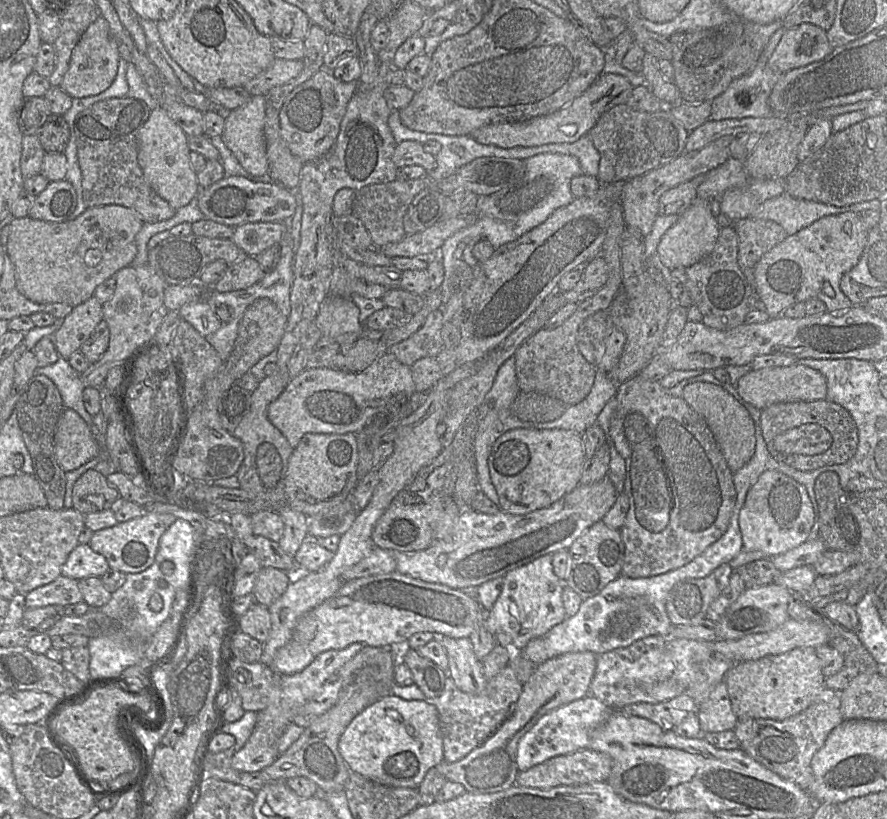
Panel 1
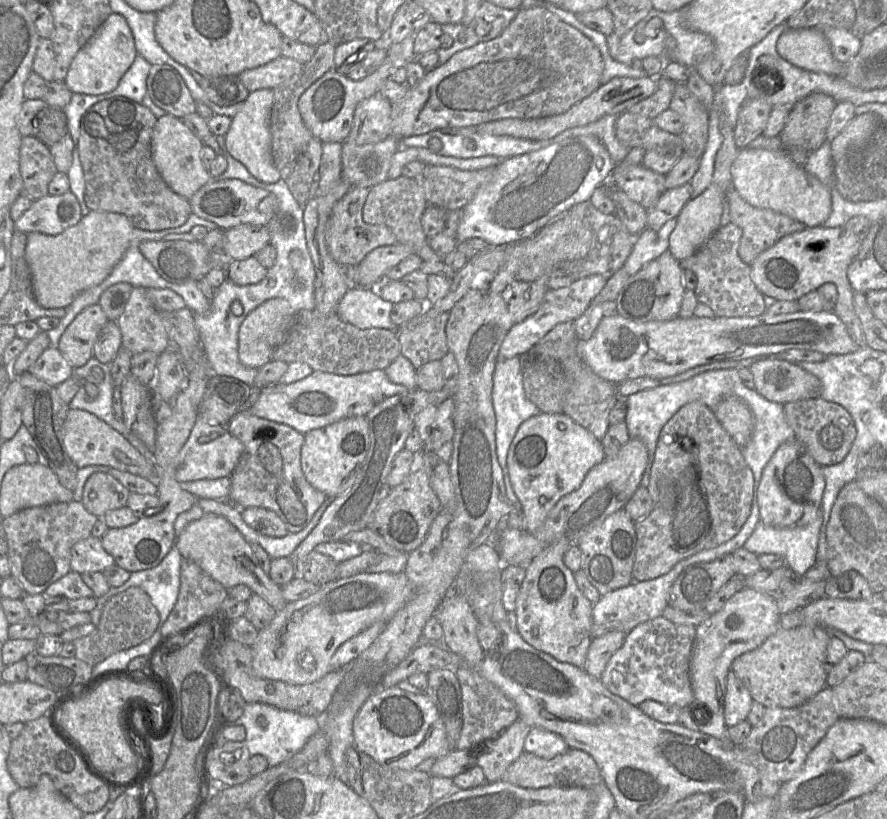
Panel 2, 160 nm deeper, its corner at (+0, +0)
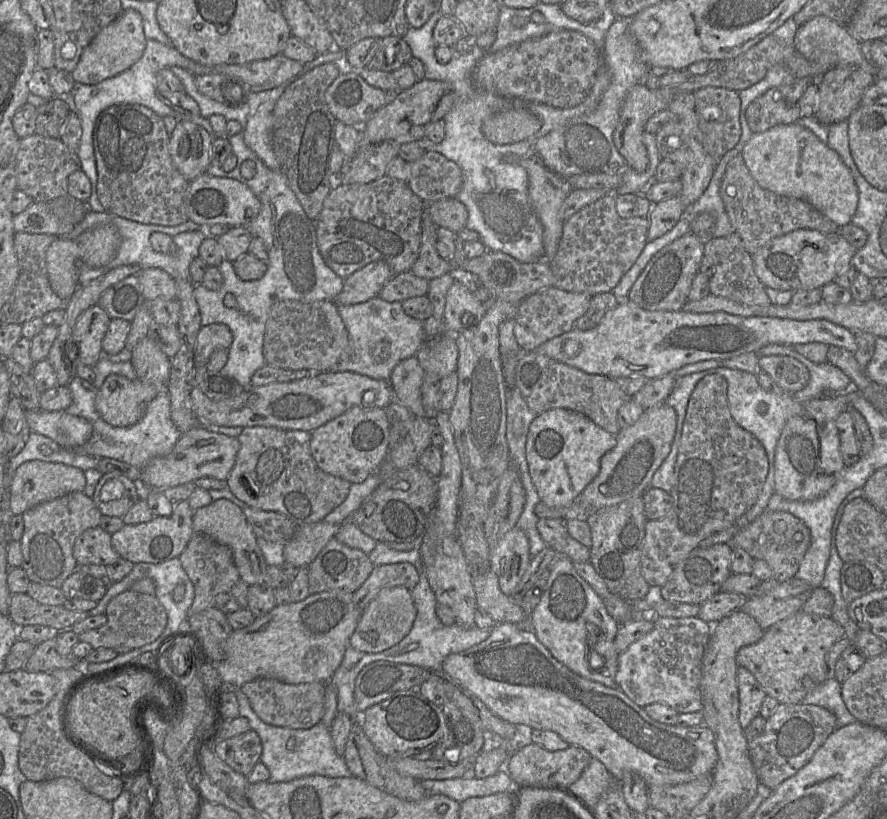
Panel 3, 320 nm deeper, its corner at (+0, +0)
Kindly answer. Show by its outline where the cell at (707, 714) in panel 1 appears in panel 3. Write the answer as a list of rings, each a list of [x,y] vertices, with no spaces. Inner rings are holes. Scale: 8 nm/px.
[[[738,667],[737,684],[739,692],[739,722],[745,729],[759,715],[767,694],[753,674],[744,667]]]

